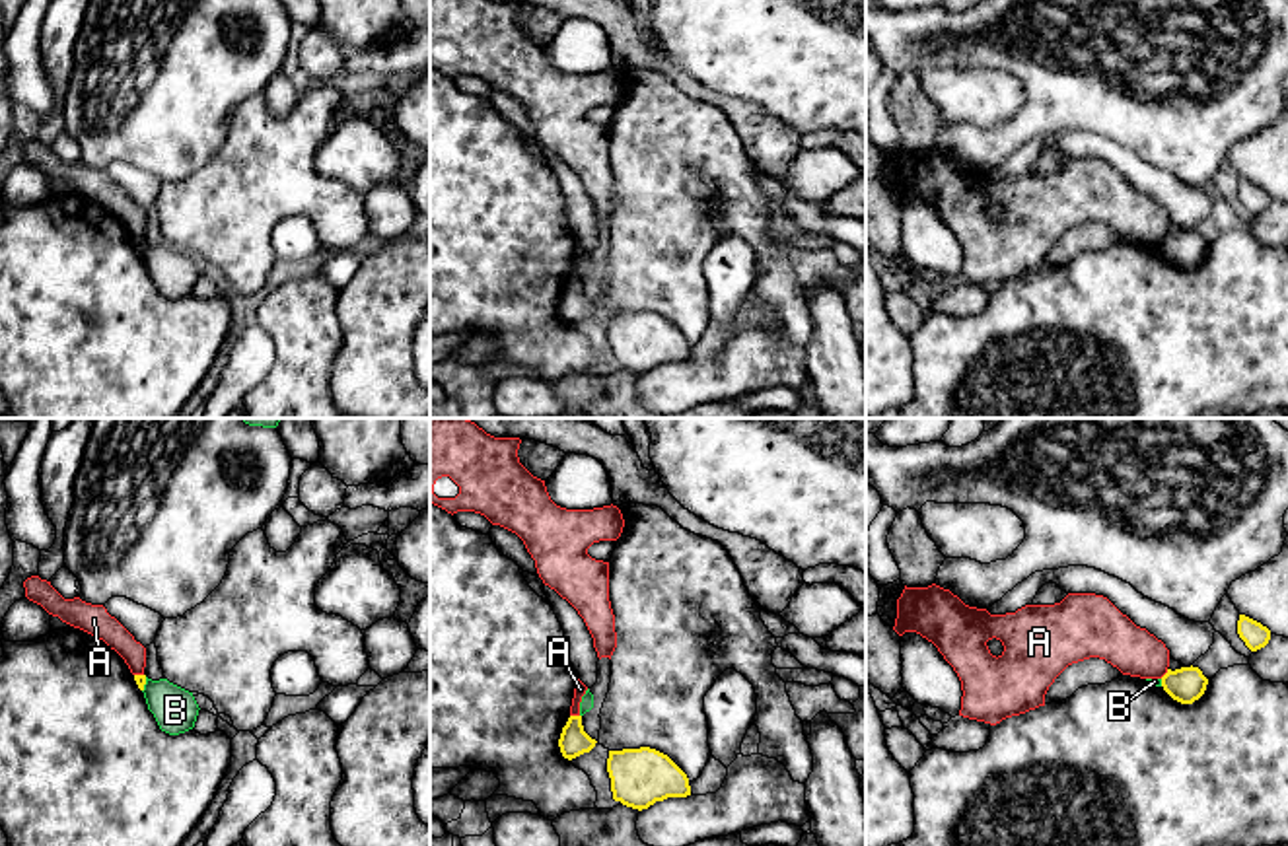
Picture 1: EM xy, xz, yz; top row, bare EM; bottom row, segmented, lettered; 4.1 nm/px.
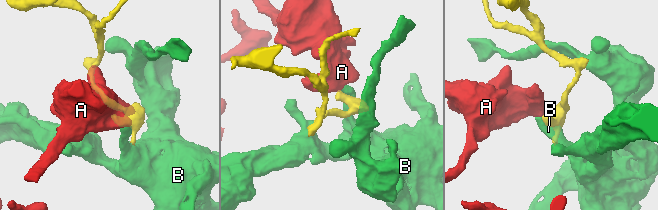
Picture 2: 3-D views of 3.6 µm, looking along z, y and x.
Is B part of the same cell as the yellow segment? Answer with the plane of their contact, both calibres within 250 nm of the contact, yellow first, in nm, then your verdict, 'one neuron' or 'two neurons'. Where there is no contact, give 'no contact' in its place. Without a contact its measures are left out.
xy | 50/180 nm | two neurons

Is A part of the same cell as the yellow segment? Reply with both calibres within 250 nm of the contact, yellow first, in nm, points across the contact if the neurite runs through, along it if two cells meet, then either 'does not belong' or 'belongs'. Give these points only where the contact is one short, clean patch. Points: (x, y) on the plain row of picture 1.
120/50 nm | along xz (571, 279), (578, 281) | does not belong

